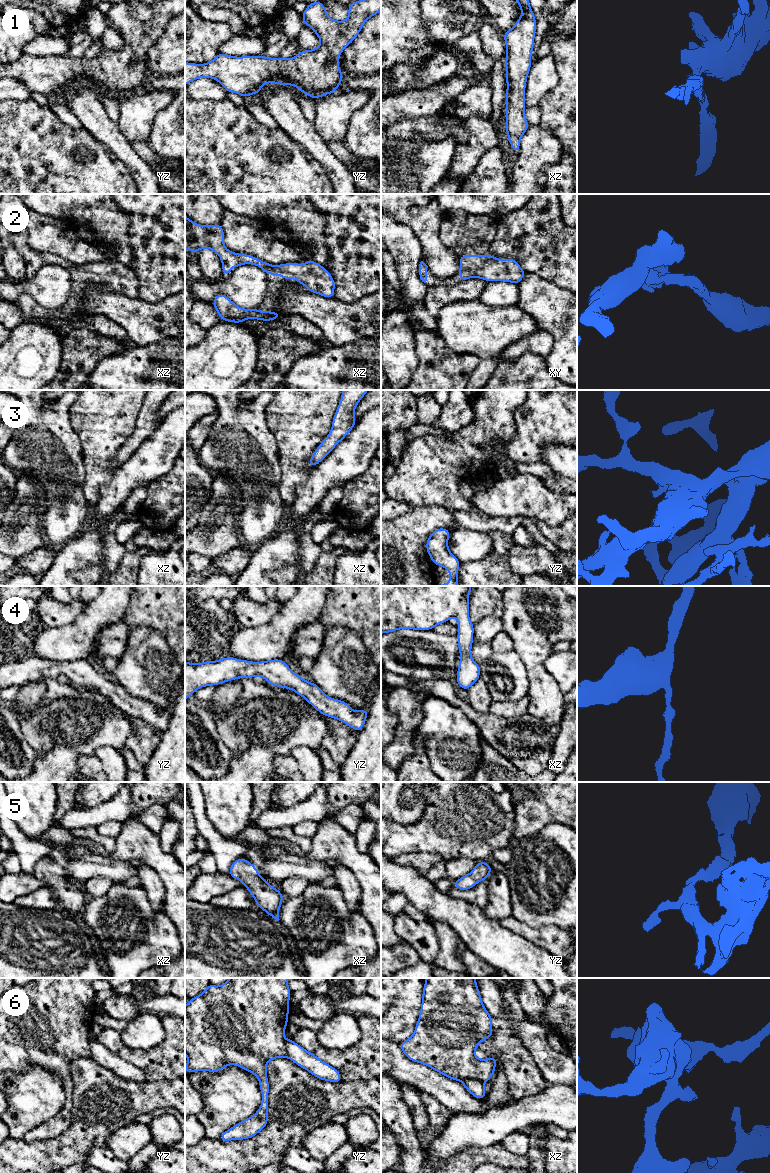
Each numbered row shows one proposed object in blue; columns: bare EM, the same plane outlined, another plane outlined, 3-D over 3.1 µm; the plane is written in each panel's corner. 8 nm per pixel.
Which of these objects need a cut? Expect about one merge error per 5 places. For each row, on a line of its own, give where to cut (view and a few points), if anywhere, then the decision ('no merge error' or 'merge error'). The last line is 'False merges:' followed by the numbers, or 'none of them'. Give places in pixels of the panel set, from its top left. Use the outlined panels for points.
1: cut none; no merge error
2: cut none; no merge error
3: cut none; no merge error
4: cut none; no merge error
5: cut none; no merge error
6: cut xz (462, 1080), (477, 1079), (483, 1083); merge error
False merges: 6

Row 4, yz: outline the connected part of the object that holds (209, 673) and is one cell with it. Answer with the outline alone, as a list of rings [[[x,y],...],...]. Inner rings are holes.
[[[230,656],[198,664],[185,661],[185,701],[201,687],[256,676],[262,676],[270,686],[294,691],[322,715],[340,720],[357,732],[364,728],[368,709],[354,711],[347,702],[330,698],[317,684],[295,674],[282,659],[252,662]]]

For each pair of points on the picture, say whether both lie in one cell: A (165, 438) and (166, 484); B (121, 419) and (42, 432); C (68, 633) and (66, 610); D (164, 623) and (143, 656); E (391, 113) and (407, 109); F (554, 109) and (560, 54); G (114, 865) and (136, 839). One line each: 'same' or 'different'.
A: different
B: different
C: different
D: different
E: same
F: same
G: different

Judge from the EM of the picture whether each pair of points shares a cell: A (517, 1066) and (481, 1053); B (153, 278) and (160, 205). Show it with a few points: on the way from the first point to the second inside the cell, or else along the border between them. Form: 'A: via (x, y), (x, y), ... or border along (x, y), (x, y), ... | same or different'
A: via (508, 1057), (502, 1051), (490, 1051) | same
B: via (159, 260), (161, 223) | same

